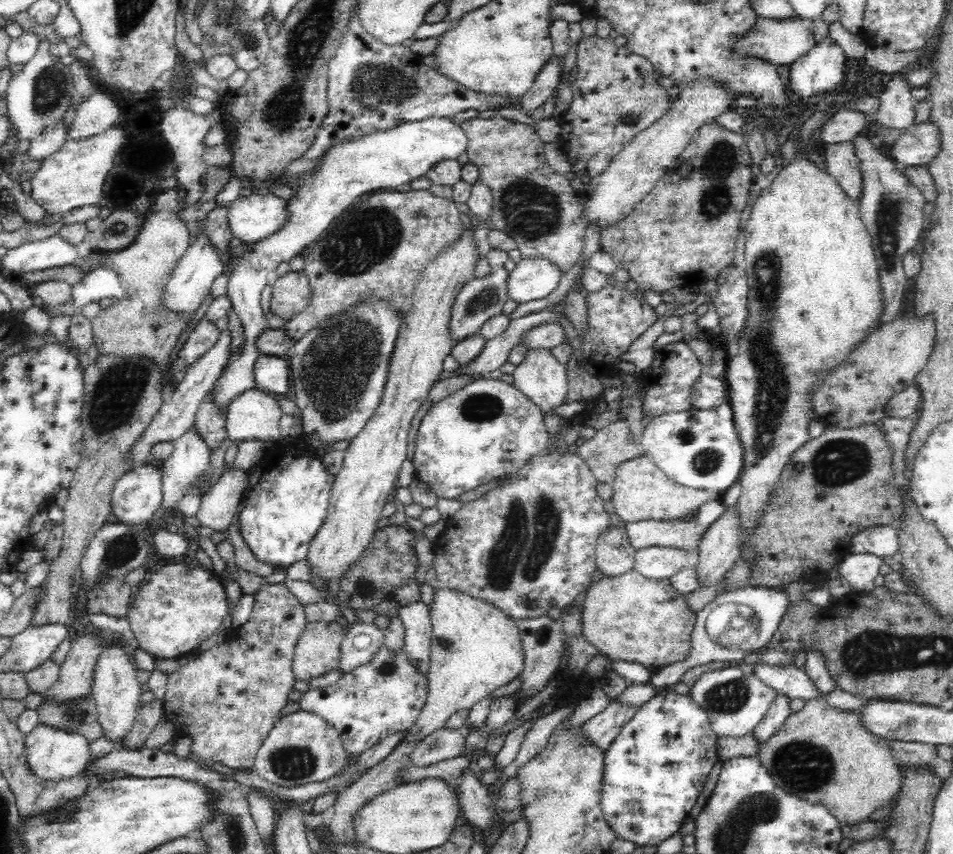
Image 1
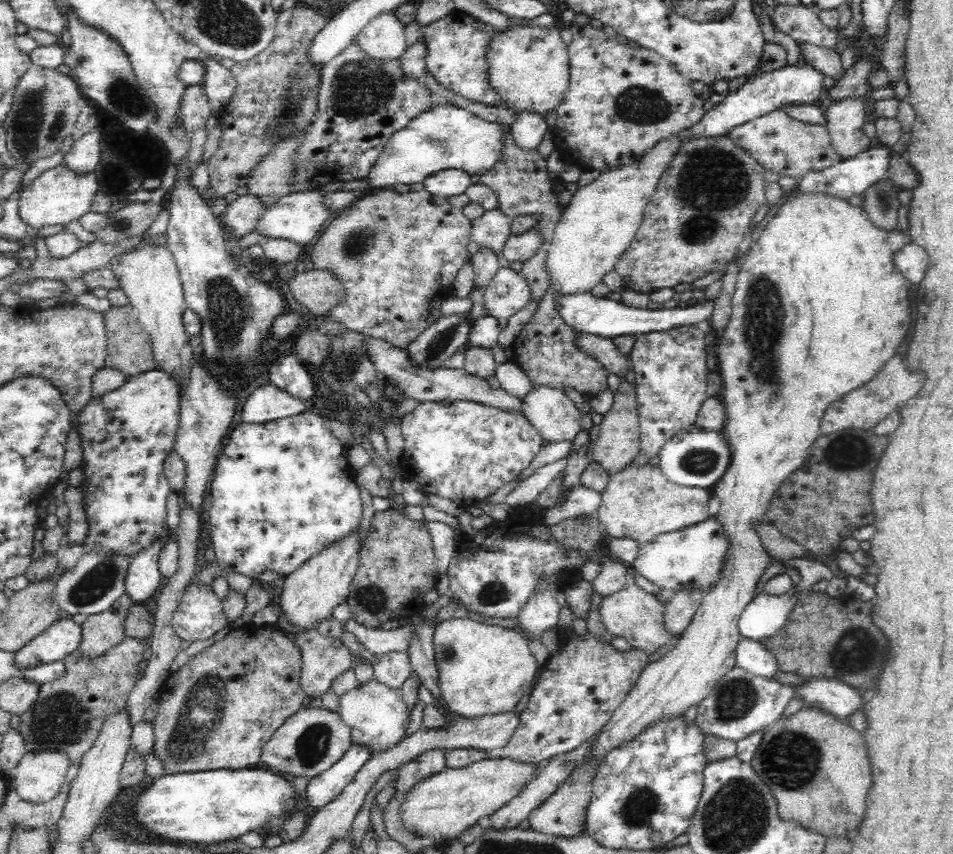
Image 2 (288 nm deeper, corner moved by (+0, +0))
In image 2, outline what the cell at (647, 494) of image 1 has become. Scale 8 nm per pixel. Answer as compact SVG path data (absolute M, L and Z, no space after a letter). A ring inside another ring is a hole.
M626 466L610 476L610 482L602 494L602 504L596 512L606 534L614 538L634 538L640 546L652 542L660 534L672 534L706 522L708 500L712 490L686 488L670 482L660 466Z

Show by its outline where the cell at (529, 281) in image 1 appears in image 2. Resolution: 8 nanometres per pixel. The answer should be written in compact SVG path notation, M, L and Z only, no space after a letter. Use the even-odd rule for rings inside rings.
M500 266L498 274L490 280L484 292L484 306L488 316L510 318L532 300L530 288L522 272L510 270L510 266Z

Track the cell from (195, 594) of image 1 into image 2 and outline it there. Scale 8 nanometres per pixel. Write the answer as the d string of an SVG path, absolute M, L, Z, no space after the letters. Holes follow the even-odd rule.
M196 580L182 592L182 598L178 600L178 608L174 612L174 634L180 640L186 642L204 642L210 640L212 636L216 636L220 630L224 630L228 626L228 616L224 612L224 602L218 600L218 596L212 592L210 586L198 586Z

